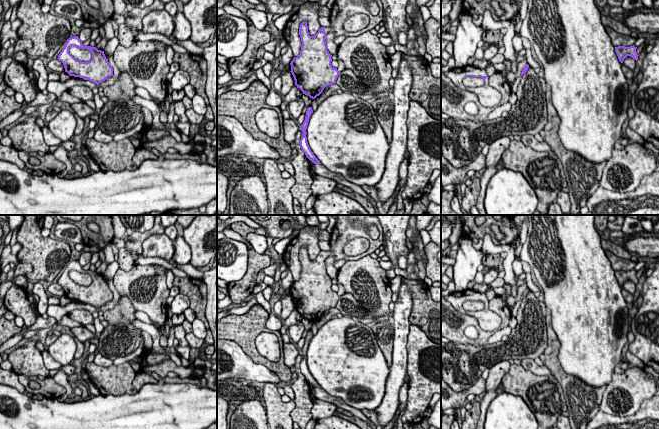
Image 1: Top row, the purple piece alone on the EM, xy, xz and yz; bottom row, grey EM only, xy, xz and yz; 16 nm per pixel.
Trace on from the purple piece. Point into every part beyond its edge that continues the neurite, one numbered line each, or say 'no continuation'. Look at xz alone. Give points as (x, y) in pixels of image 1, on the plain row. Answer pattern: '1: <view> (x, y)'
1: xz (348, 227)

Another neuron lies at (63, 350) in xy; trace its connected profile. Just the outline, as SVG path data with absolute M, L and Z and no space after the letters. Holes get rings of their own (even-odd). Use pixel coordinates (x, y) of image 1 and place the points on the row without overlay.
M62 334L54 343L47 347L47 350L55 361L64 366L71 364L76 348L74 338L68 334Z

